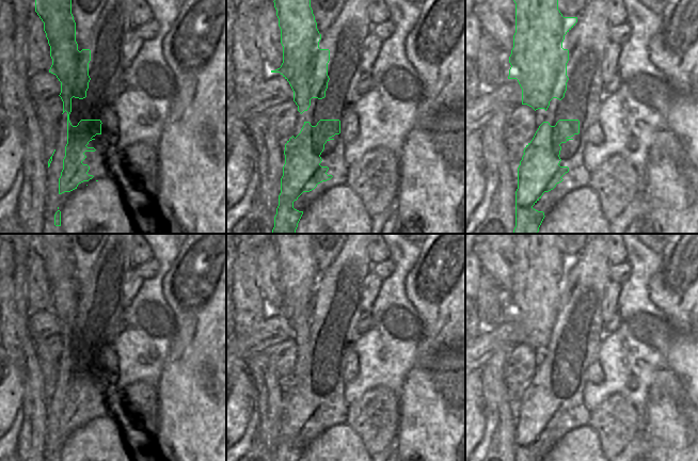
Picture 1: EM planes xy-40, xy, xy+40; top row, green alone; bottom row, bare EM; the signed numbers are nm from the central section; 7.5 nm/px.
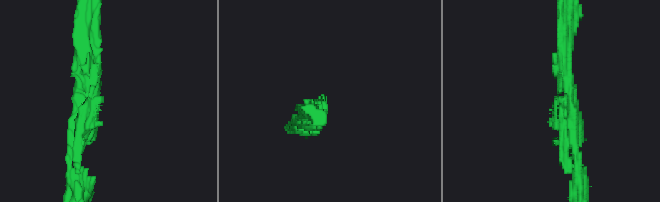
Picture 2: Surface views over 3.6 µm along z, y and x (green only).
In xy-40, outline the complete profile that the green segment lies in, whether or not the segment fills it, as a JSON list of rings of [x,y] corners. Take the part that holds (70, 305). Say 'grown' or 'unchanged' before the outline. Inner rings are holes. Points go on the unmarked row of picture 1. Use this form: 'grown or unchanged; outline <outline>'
unchanged; outline [[[34,234],[35,251],[44,261],[44,270],[50,285],[50,296],[52,304],[49,312],[57,315],[61,321],[60,336],[63,340],[63,352],[67,351],[67,383],[65,385],[65,396],[63,398],[63,409],[59,417],[59,433],[70,431],[77,428],[78,424],[89,420],[94,415],[89,414],[90,406],[83,403],[86,397],[85,391],[95,391],[94,386],[88,386],[90,380],[95,379],[96,373],[101,373],[100,359],[81,359],[77,365],[73,365],[69,360],[72,351],[72,337],[83,338],[86,336],[89,321],[89,302],[91,300],[91,289],[78,289],[76,281],[76,261],[72,253],[72,239],[69,234]]]

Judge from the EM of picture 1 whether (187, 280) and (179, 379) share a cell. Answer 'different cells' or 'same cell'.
same cell

